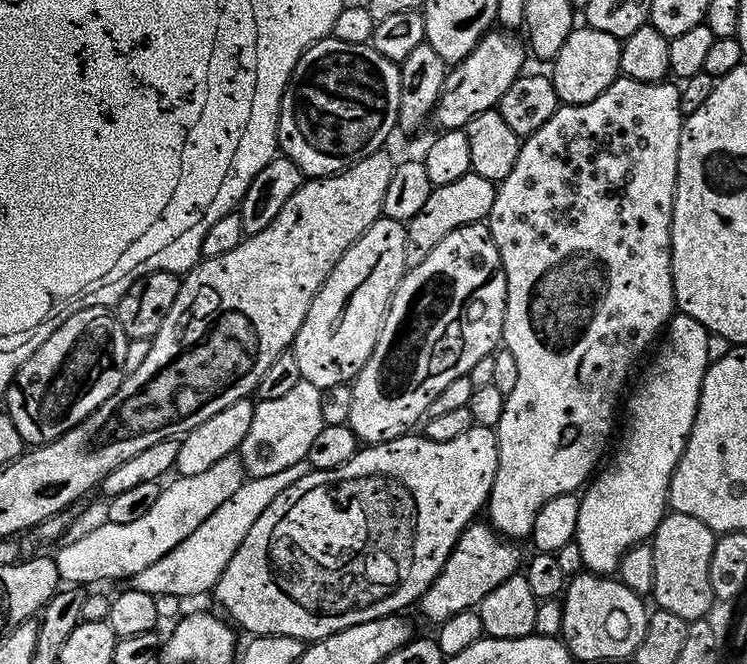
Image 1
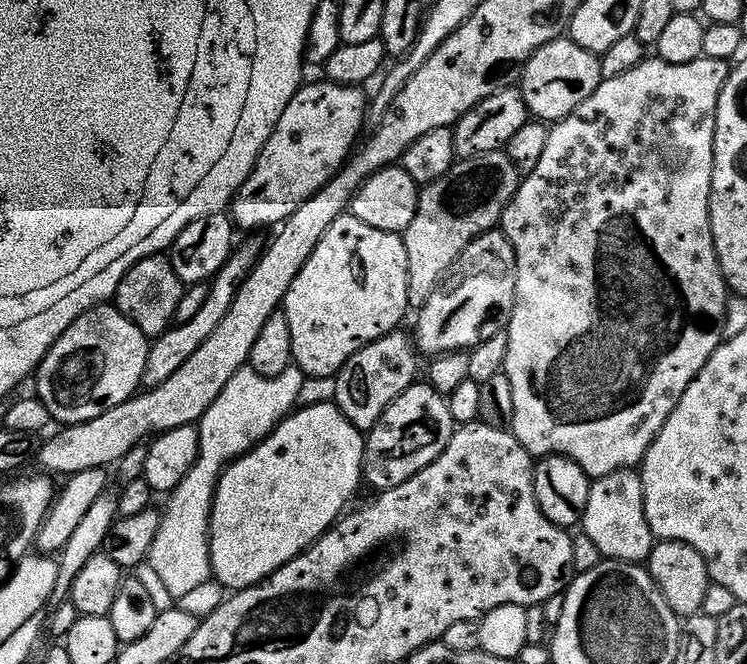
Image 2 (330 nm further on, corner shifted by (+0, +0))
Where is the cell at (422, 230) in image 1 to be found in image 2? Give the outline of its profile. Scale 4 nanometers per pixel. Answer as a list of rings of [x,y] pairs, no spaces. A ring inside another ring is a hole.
[[[495,148],[489,152],[474,152],[463,158],[442,174],[442,178],[434,178],[434,182],[420,188],[418,206],[414,210],[414,218],[410,218],[410,226],[402,234],[406,246],[406,298],[409,309],[419,310],[422,305],[440,287],[441,280],[447,277],[451,267],[456,263],[462,250],[475,236],[483,232],[491,232],[500,223],[500,215],[514,198],[522,179],[522,173],[510,162],[507,151]]]

